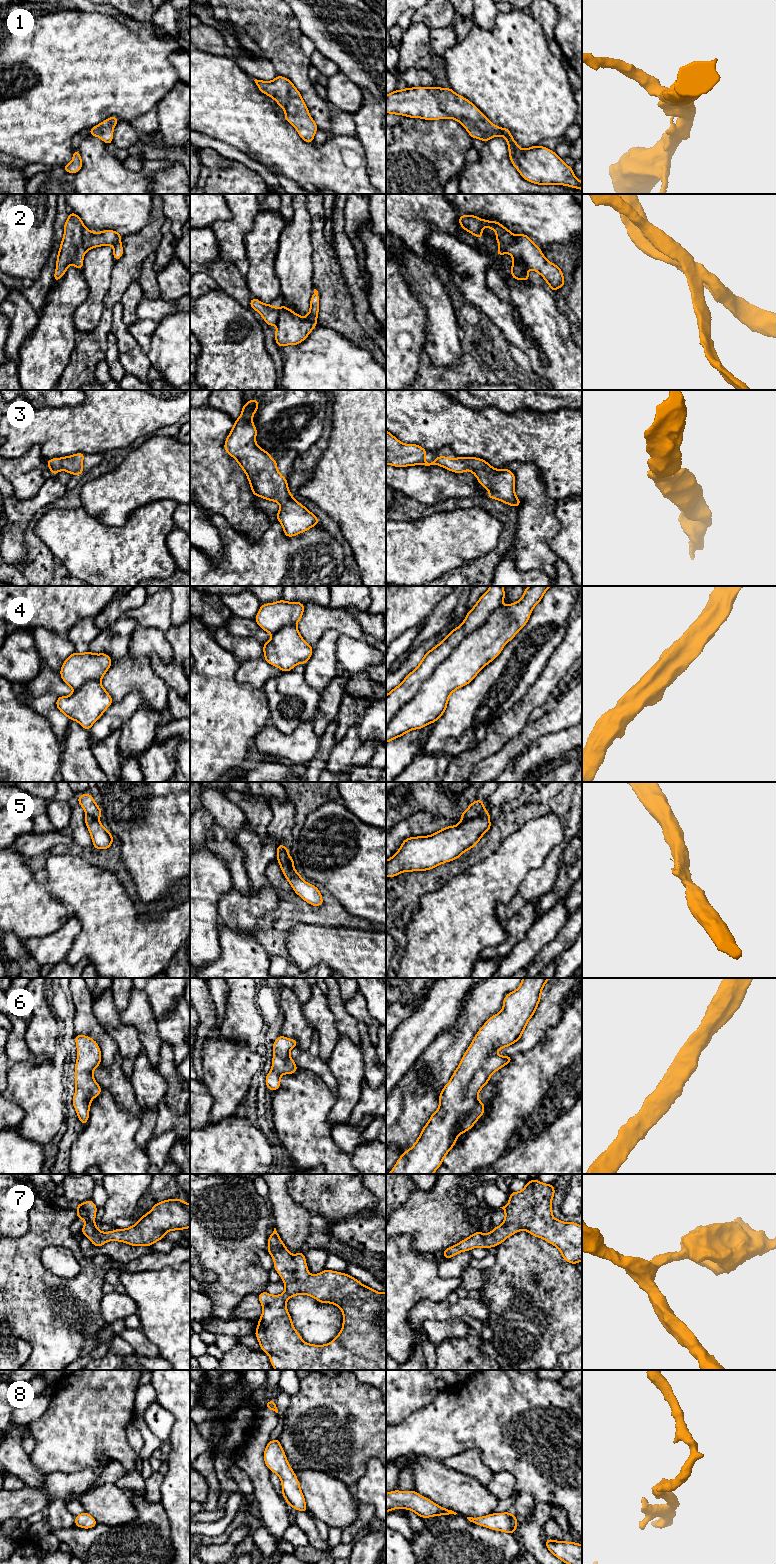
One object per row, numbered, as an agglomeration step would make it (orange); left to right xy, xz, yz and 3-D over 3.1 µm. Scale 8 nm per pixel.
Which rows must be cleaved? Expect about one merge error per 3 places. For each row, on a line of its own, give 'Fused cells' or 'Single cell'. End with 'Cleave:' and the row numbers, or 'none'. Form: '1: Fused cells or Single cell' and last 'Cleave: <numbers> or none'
1: Single cell
2: Fused cells
3: Single cell
4: Fused cells
5: Fused cells
6: Single cell
7: Single cell
8: Single cell
Cleave: 2, 4, 5

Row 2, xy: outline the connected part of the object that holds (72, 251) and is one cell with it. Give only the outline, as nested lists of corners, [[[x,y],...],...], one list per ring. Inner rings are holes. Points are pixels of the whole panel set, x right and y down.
[[[71,212],[64,224],[64,236],[57,255],[54,282],[57,282],[67,268],[73,264],[77,269],[83,268],[86,250],[83,246],[83,230],[85,225],[80,217]]]

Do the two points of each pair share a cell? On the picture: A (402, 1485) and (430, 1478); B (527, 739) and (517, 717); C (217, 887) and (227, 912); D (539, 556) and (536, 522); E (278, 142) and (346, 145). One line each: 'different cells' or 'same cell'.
A: different cells
B: different cells
C: different cells
D: same cell
E: same cell

